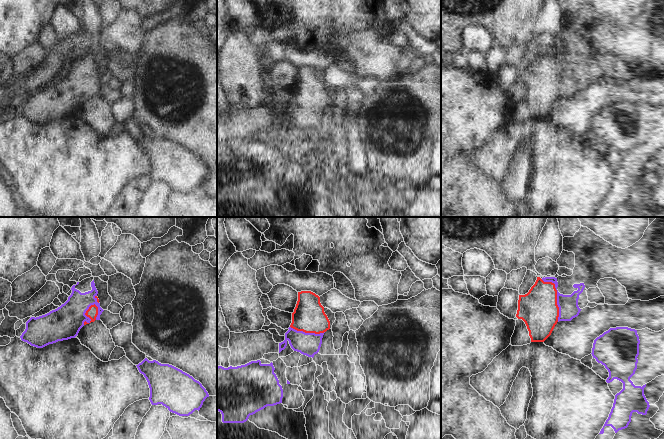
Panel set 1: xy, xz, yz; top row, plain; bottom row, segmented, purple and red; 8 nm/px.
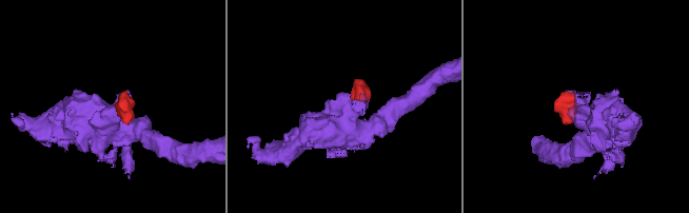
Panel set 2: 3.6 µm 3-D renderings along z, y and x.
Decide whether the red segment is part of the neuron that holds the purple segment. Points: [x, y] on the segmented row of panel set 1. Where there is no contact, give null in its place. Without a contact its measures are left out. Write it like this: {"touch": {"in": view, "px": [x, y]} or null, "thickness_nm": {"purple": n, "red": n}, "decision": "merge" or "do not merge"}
{"touch": {"in": "yz", "px": [557, 296]}, "thickness_nm": {"purple": 160, "red": 300}, "decision": "merge"}

